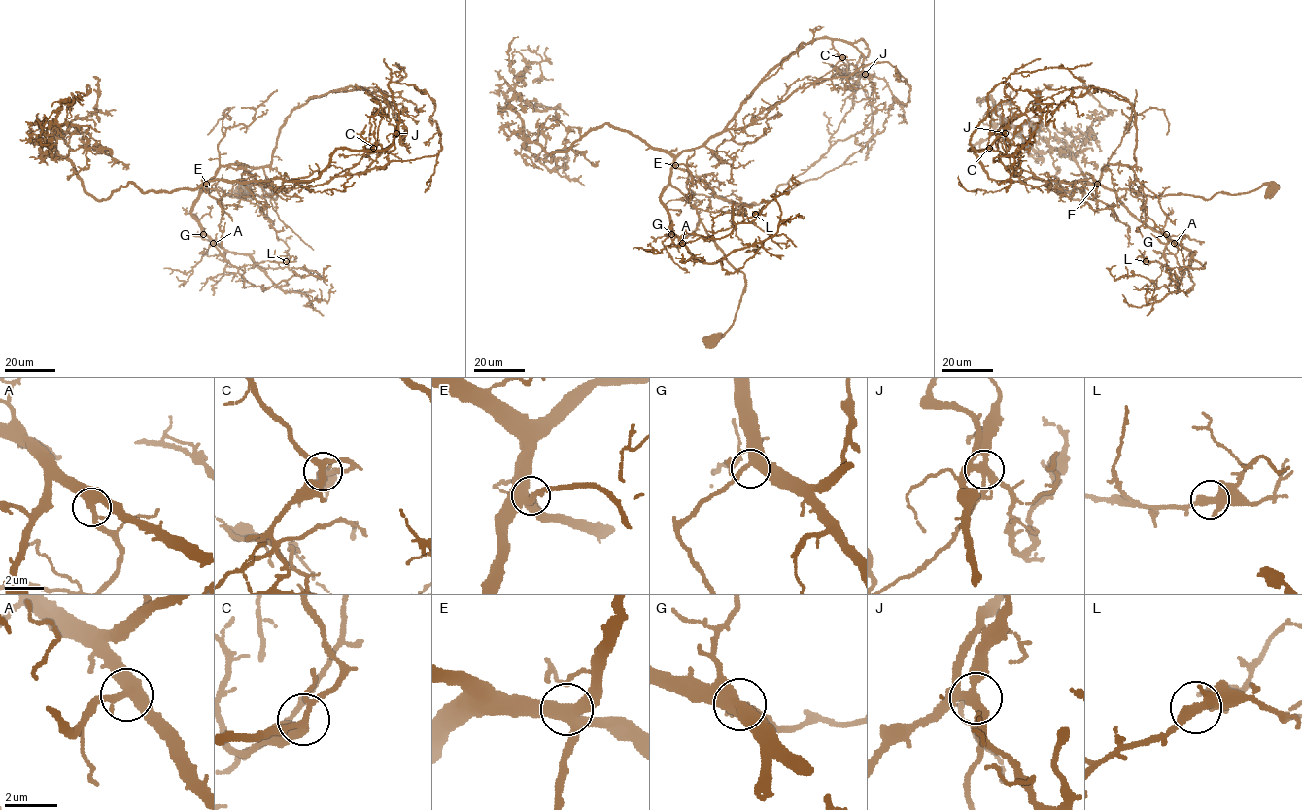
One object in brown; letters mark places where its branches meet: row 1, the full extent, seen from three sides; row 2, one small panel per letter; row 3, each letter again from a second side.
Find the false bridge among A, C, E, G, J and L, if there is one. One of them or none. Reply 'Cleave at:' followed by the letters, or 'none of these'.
Cleave at: J

